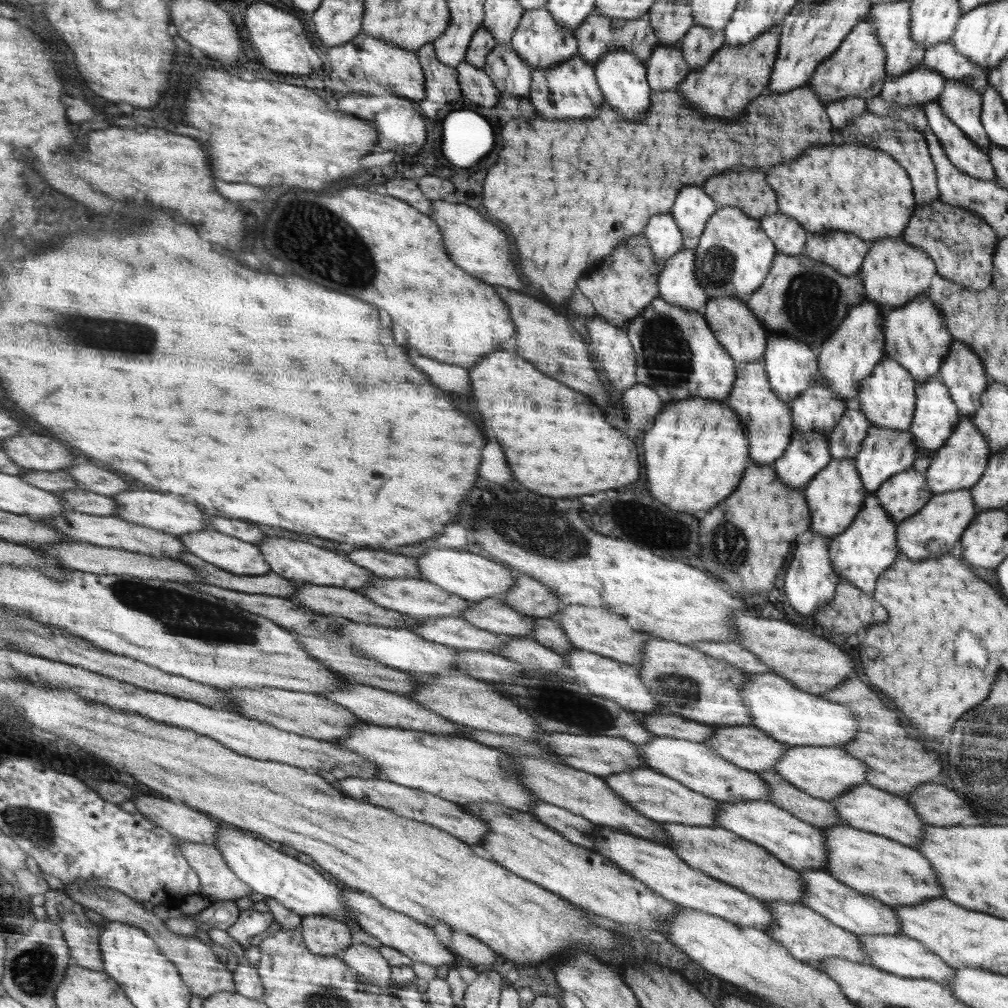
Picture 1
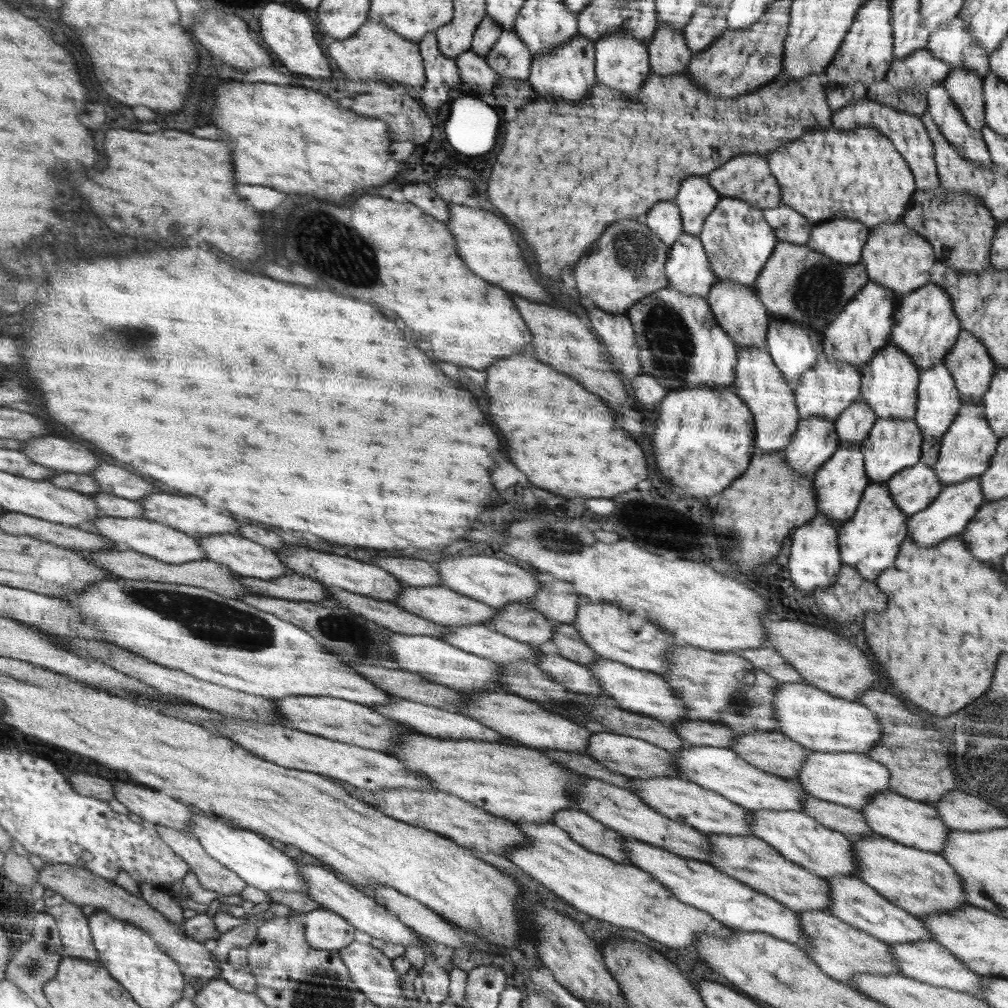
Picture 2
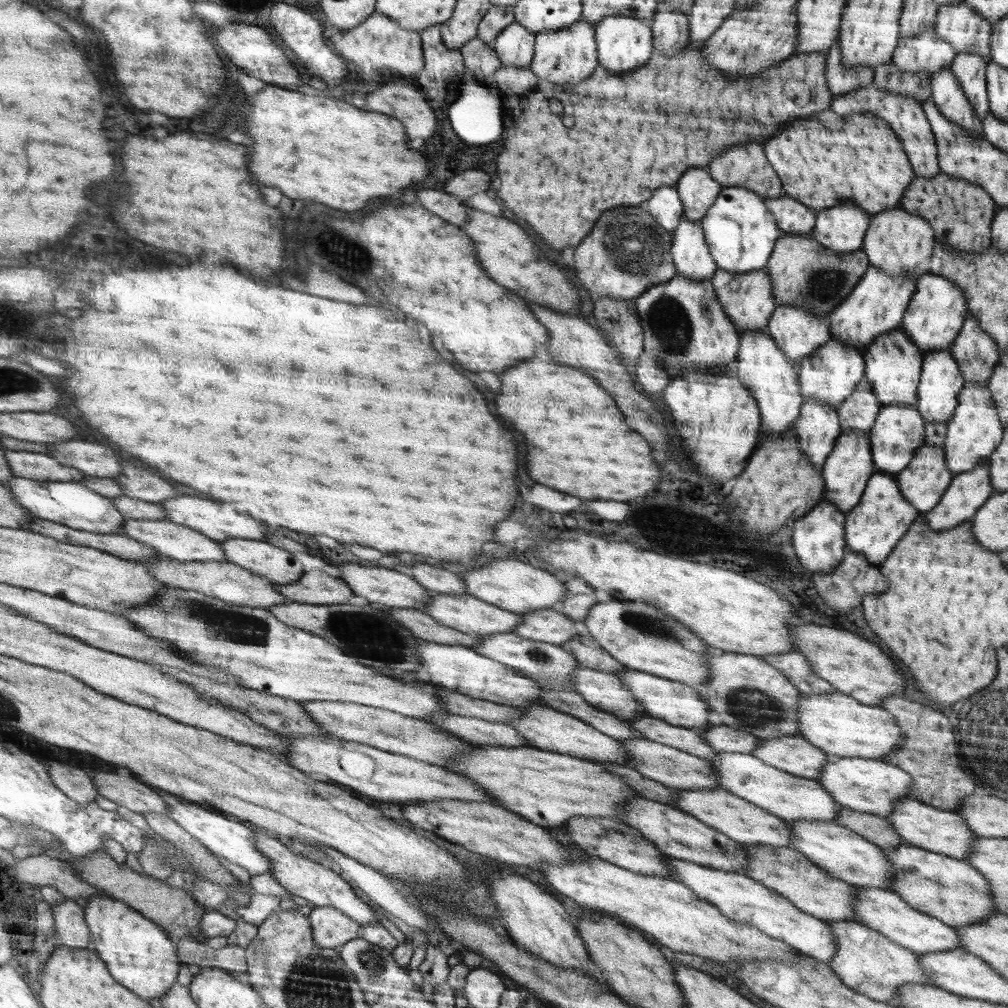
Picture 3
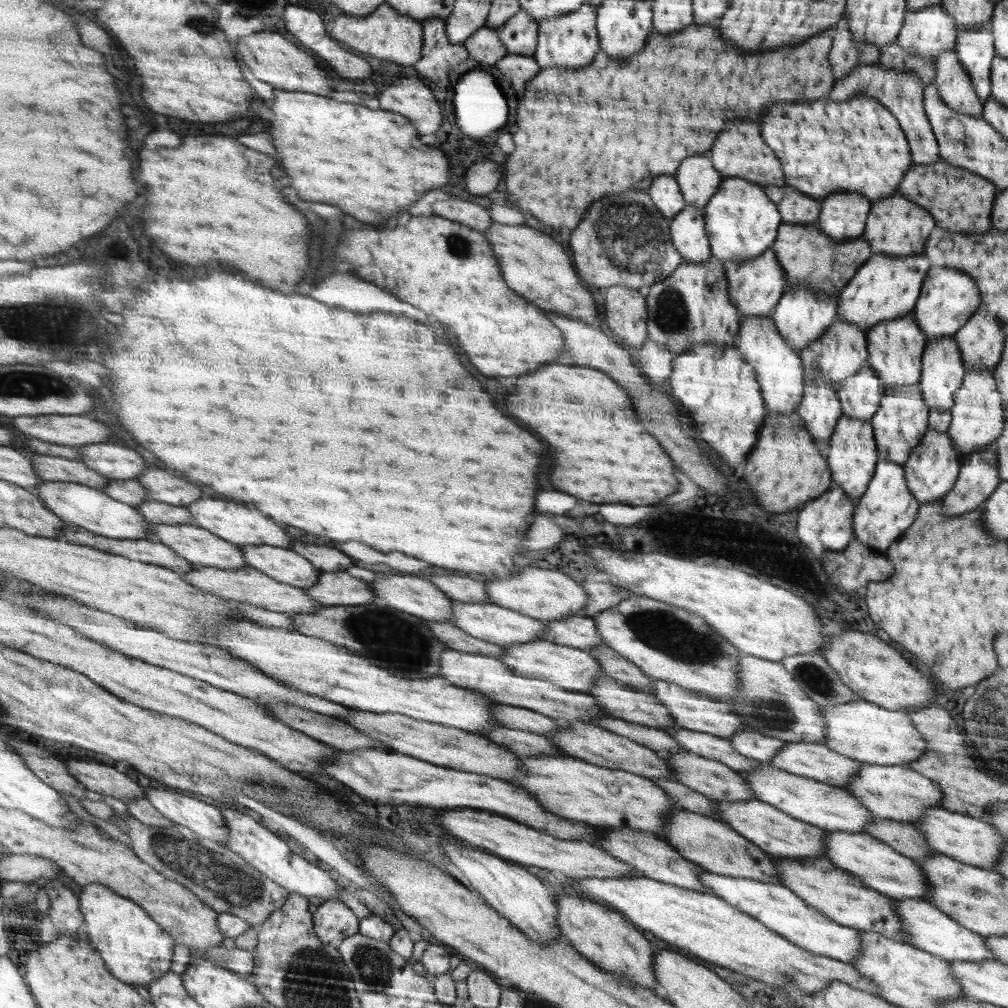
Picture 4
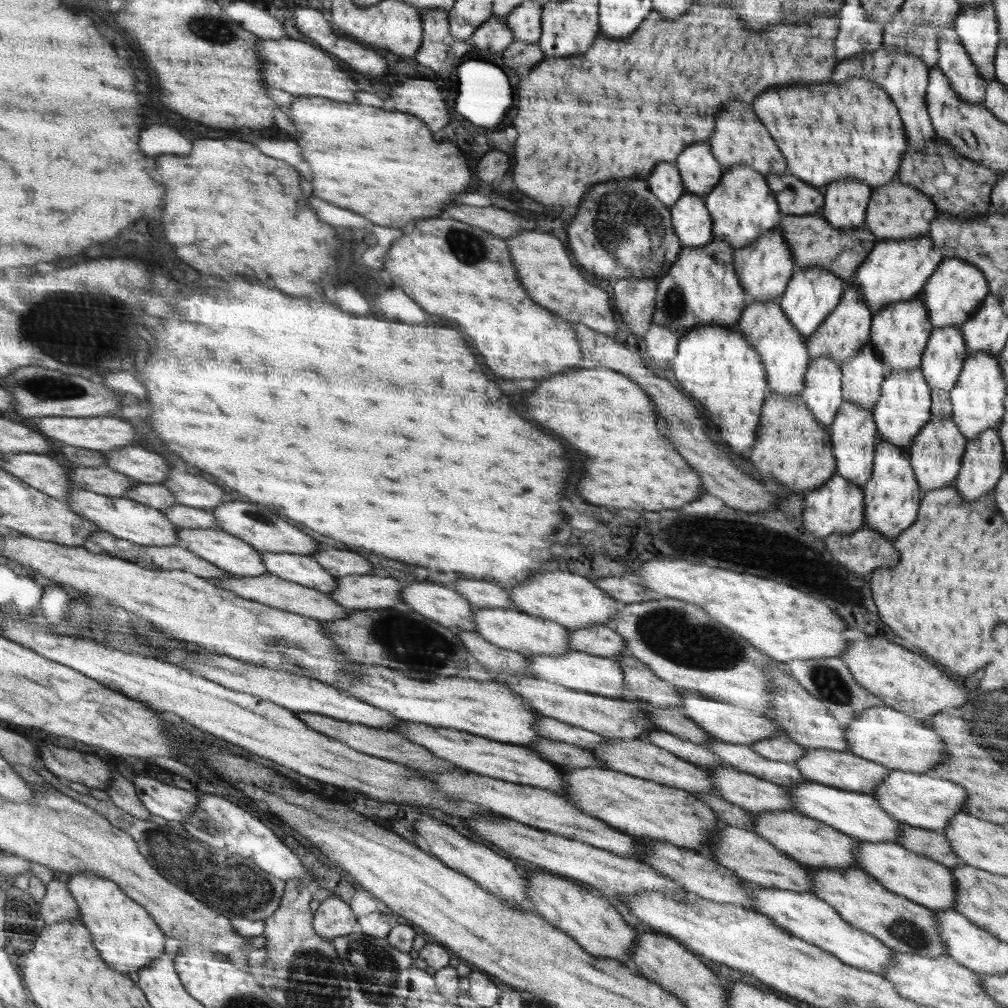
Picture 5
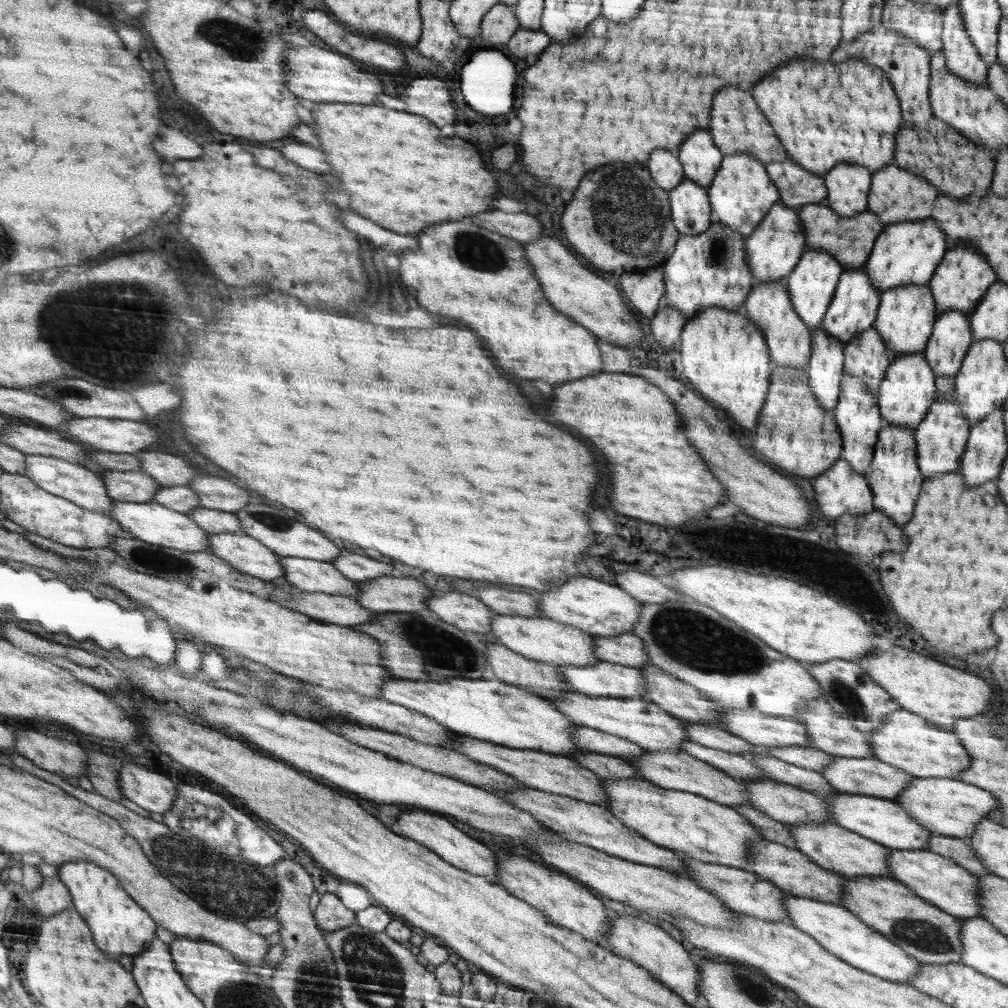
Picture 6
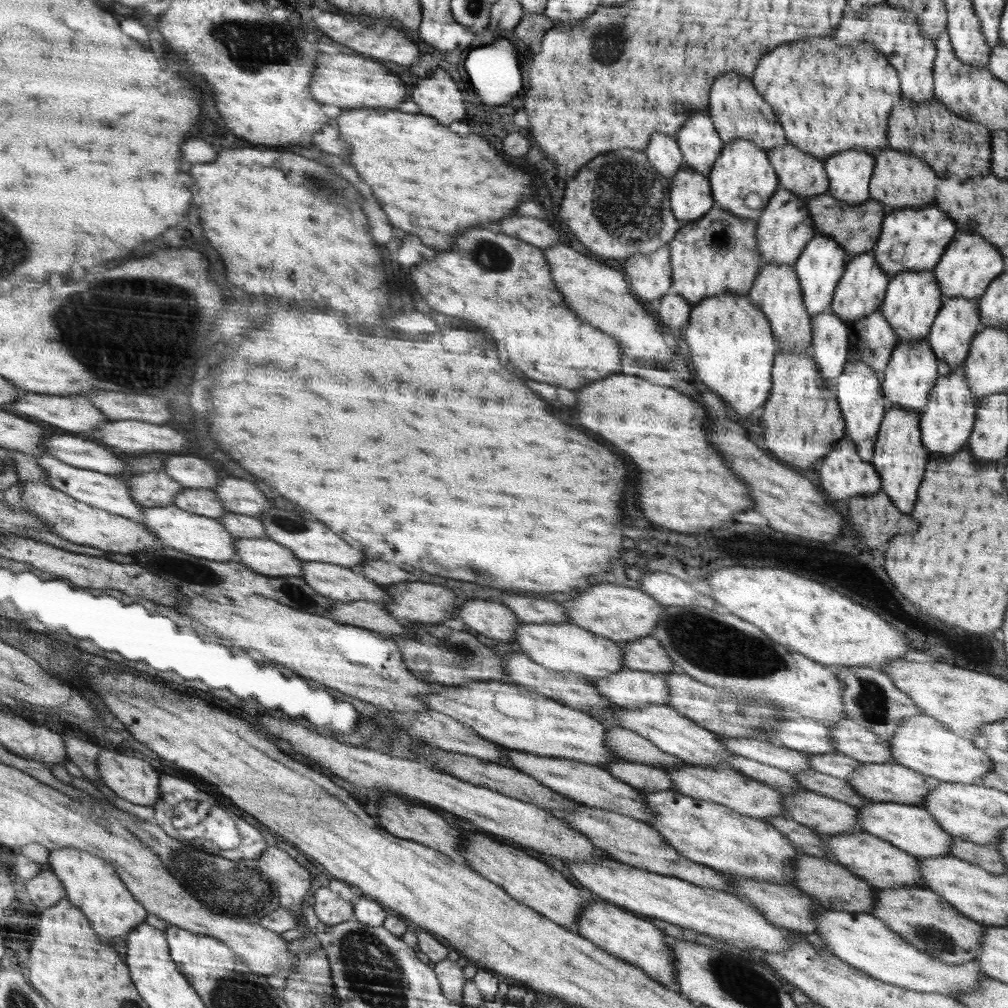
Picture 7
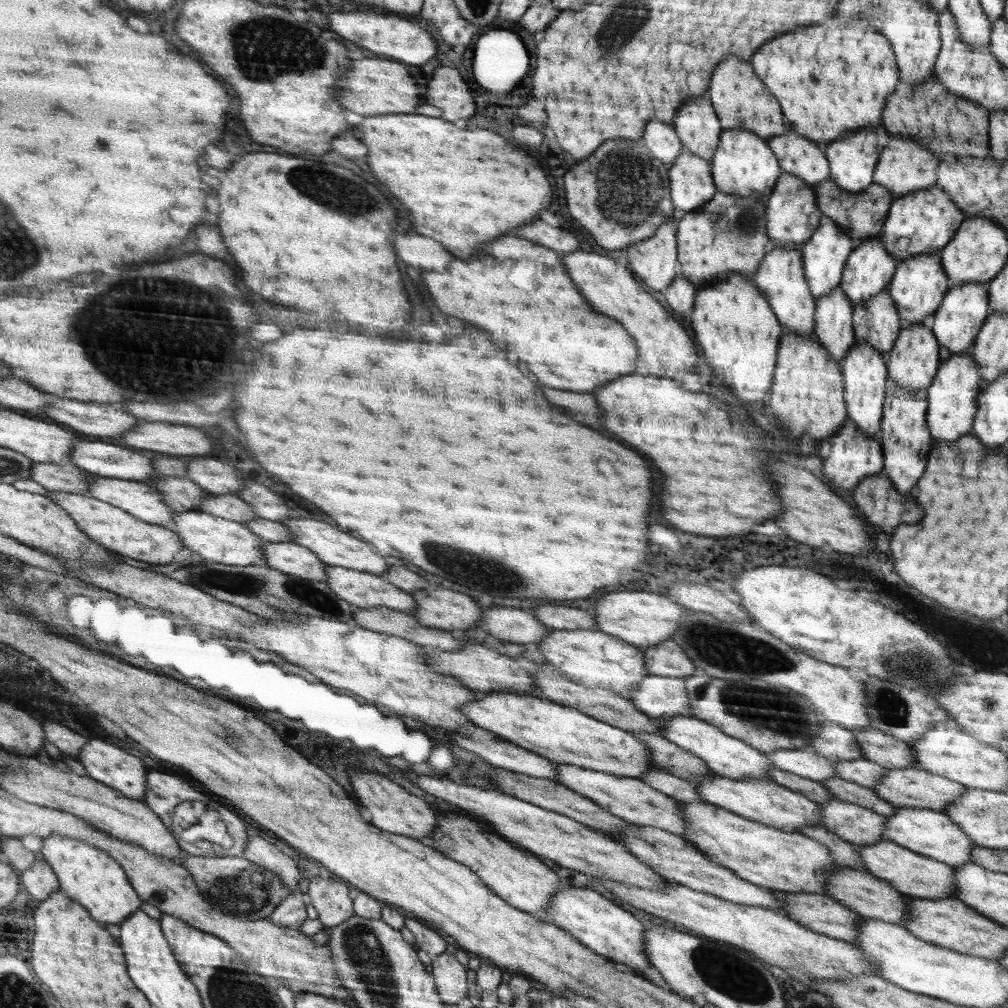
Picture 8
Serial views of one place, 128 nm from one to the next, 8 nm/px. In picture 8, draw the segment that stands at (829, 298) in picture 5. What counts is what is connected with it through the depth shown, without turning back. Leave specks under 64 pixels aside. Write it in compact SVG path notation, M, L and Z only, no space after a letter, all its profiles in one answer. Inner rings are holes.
M828 218L826 222L822 223L822 226L818 227L812 240L804 243L804 246L800 248L804 262L802 270L805 270L805 277L815 295L818 295L819 298L824 297L825 294L831 293L835 286L841 284L841 278L844 276L845 267L854 248L854 242L849 232Z

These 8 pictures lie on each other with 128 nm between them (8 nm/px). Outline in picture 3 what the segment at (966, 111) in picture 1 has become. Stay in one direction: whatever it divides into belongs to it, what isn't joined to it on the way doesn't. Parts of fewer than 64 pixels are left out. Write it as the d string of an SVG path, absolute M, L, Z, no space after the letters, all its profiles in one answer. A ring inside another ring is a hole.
M976 51L956 53L950 66L957 76L966 96L970 98L975 111L984 118L990 110L986 82L987 62Z

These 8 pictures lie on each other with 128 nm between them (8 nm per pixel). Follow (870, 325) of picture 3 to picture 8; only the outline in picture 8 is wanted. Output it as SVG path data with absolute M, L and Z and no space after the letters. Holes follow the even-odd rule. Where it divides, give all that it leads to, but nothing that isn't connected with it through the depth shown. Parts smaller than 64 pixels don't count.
M934 184L929 186L928 190L920 190L914 194L902 196L893 203L889 216L886 217L885 232L880 237L885 249L898 263L904 262L914 255L933 253L944 249L956 236L961 222L966 219L966 214L942 189L940 185ZM898 238L908 238L908 246L905 250L898 251L896 249Z

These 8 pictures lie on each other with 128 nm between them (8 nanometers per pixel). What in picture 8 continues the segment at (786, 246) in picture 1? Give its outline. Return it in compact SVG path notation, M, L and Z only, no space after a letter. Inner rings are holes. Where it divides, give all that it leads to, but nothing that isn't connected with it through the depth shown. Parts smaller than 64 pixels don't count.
M787 126L785 133L771 138L769 146L778 150L778 158L782 158L782 173L792 173L801 178L808 186L821 184L828 178L828 156L824 148L818 148L812 140L798 136Z

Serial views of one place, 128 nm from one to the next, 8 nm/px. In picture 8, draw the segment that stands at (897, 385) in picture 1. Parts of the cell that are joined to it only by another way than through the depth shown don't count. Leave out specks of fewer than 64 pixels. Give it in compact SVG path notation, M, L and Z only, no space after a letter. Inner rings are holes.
M939 251L914 255L904 262L898 263L888 290L896 305L898 316L902 320L902 325L928 324L932 314L938 310L949 284Z

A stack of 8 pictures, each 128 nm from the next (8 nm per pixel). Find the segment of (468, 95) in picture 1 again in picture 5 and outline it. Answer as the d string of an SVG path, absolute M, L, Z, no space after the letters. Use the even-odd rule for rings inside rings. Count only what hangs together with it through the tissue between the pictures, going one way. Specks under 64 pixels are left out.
M493 14L484 24L480 24L476 32L468 40L476 54L486 54L486 58L494 57L497 52L502 52L514 41L511 28L506 24L504 17L494 17Z

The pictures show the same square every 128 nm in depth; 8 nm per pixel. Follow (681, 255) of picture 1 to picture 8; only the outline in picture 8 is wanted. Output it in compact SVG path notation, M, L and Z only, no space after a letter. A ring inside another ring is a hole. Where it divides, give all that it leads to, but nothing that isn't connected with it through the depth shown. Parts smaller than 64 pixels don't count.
M683 150L668 170L672 202L679 214L693 213L717 195L710 163L700 156Z

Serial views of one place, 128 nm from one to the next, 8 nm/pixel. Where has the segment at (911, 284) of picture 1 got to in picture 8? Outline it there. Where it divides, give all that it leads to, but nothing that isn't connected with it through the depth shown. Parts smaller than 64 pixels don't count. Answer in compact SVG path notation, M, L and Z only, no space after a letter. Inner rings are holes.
M890 138L889 145L881 152L877 169L873 173L873 183L885 186L890 191L890 196L902 198L920 190L928 190L929 186L936 184L940 162L934 154L920 146L914 140L905 138Z

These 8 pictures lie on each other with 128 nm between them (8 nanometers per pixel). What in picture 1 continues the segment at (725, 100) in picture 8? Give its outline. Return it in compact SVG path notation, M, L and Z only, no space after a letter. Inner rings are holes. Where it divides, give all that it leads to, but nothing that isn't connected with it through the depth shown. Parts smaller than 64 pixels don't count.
M734 168L734 170L717 174L716 177L710 177L703 188L706 190L706 194L709 194L710 198L713 198L718 206L738 207L749 217L754 217L755 219L778 213L780 209L776 191L769 185L768 175L762 170Z

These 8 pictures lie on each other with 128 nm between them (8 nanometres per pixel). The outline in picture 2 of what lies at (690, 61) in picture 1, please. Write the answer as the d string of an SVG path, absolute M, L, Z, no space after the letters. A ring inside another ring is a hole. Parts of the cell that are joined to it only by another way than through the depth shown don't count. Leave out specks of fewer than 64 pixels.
M699 4L683 28L683 35L693 55L714 44L727 28L727 16L724 11Z

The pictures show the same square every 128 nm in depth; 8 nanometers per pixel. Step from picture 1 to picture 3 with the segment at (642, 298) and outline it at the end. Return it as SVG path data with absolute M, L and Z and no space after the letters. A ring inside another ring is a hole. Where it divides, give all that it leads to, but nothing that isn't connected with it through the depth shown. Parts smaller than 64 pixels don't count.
M648 204L642 206L616 206L602 214L594 234L574 250L574 272L592 294L615 299L635 300L653 286L677 276L672 255L672 233L668 232L648 212Z

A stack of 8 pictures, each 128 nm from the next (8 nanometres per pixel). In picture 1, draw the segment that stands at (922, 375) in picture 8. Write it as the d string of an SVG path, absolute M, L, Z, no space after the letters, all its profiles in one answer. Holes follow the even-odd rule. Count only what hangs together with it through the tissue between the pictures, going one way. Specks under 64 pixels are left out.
M870 426L867 437L863 440L860 452L854 458L855 465L859 470L866 490L875 491L888 481L890 477L912 469L913 465L916 464L918 452L915 445L915 438L911 430L899 431L886 427Z

